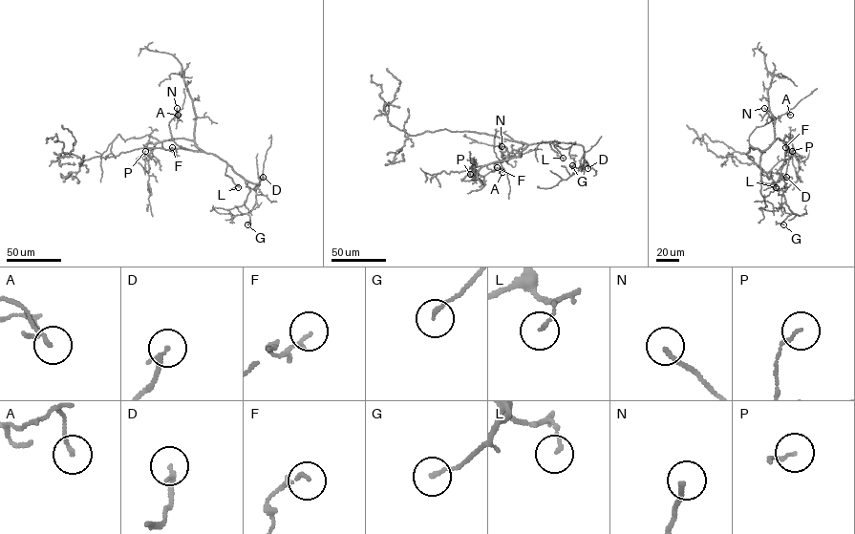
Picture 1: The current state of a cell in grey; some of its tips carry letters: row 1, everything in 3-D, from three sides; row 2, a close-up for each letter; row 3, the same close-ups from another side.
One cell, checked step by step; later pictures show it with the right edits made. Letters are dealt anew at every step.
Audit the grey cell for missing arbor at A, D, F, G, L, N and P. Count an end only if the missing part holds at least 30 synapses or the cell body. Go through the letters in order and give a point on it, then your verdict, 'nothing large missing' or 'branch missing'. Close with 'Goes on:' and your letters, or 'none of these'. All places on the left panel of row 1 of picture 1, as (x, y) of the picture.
A: place (178, 115); nothing large missing
D: place (263, 177); nothing large missing
F: place (172, 147); nothing large missing
G: place (247, 224); nothing large missing
L: place (238, 187); nothing large missing
N: place (177, 108); branch missing
P: place (145, 151); nothing large missing
Goes on: N

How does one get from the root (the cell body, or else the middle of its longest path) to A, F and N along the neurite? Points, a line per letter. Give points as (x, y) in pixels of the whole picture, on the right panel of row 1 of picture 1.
A: (754, 149), (758, 149), (749, 144), (749, 137), (757, 126), (786, 113), (790, 115)
F: (754, 149), (765, 150), (777, 138), (783, 142), (785, 147)
N: (754, 149), (758, 149), (749, 143), (752, 132), (757, 126), (780, 117), (774, 117), (764, 108)

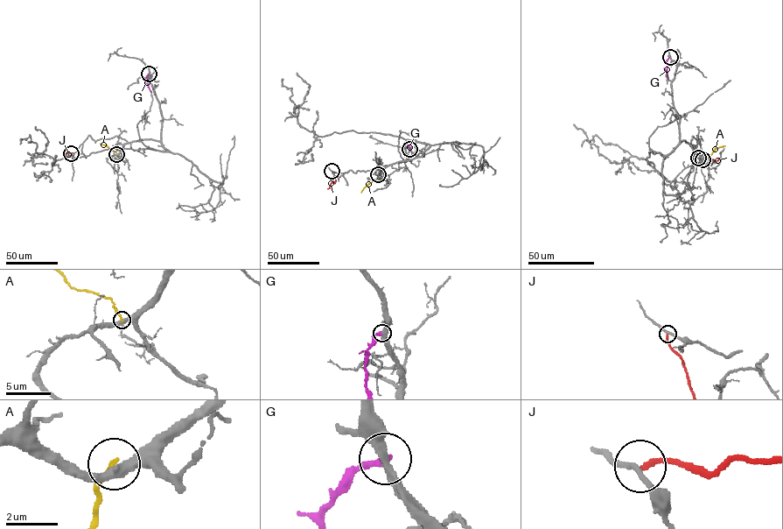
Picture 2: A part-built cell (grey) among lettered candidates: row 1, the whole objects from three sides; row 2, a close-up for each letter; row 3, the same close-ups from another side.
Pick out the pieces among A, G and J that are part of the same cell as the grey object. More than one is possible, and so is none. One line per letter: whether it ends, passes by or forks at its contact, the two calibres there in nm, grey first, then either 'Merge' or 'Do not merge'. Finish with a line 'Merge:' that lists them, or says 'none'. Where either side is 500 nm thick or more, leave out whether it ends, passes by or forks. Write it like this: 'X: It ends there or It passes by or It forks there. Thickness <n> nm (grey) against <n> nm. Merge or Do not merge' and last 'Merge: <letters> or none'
A: It ends there. Thickness 400 nm (grey) against 190 nm. Do not merge
G: It ends there. Thickness 360 nm (grey) against 280 nm. Do not merge
J: It ends there. Thickness 190 nm (grey) against 200 nm. Do not merge
Merge: none

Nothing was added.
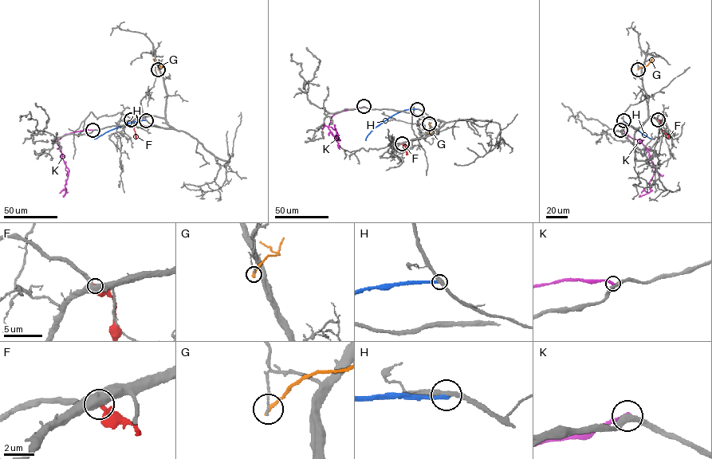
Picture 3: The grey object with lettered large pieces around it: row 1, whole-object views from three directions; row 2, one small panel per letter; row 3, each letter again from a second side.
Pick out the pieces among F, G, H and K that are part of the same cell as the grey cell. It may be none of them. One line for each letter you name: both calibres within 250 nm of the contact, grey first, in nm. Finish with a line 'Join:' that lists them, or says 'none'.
Join: none

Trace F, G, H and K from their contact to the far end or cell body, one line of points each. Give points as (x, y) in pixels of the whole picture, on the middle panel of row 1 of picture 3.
F: (402, 143), (407, 153)
G: (429, 123), (432, 130), (424, 138)
H: (417, 108), (407, 109), (389, 117), (376, 126), (365, 140)
K: (363, 106), (341, 111), (332, 117), (328, 129), (340, 140), (336, 130), (330, 127)

